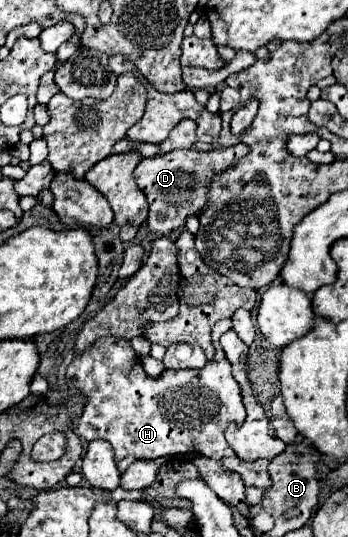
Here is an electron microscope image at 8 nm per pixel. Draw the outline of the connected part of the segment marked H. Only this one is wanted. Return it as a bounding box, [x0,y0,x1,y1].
[65,320,269,492]

